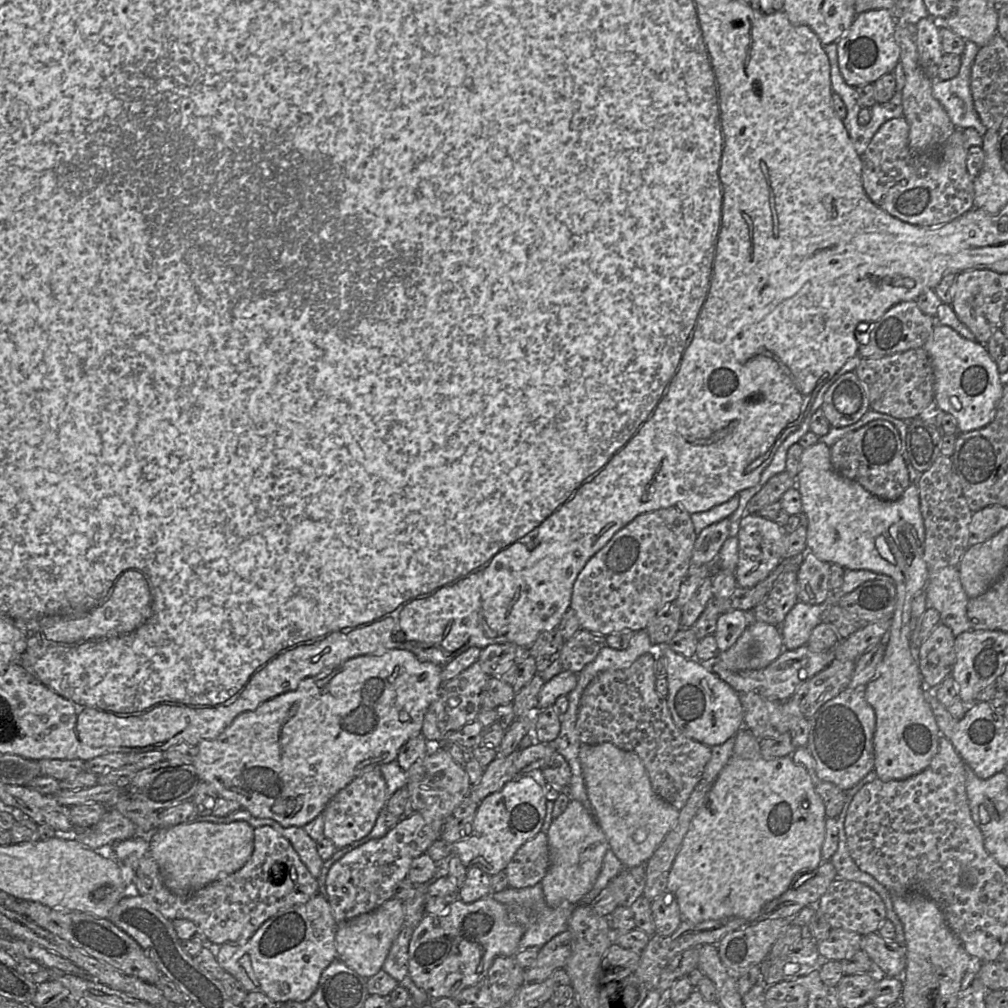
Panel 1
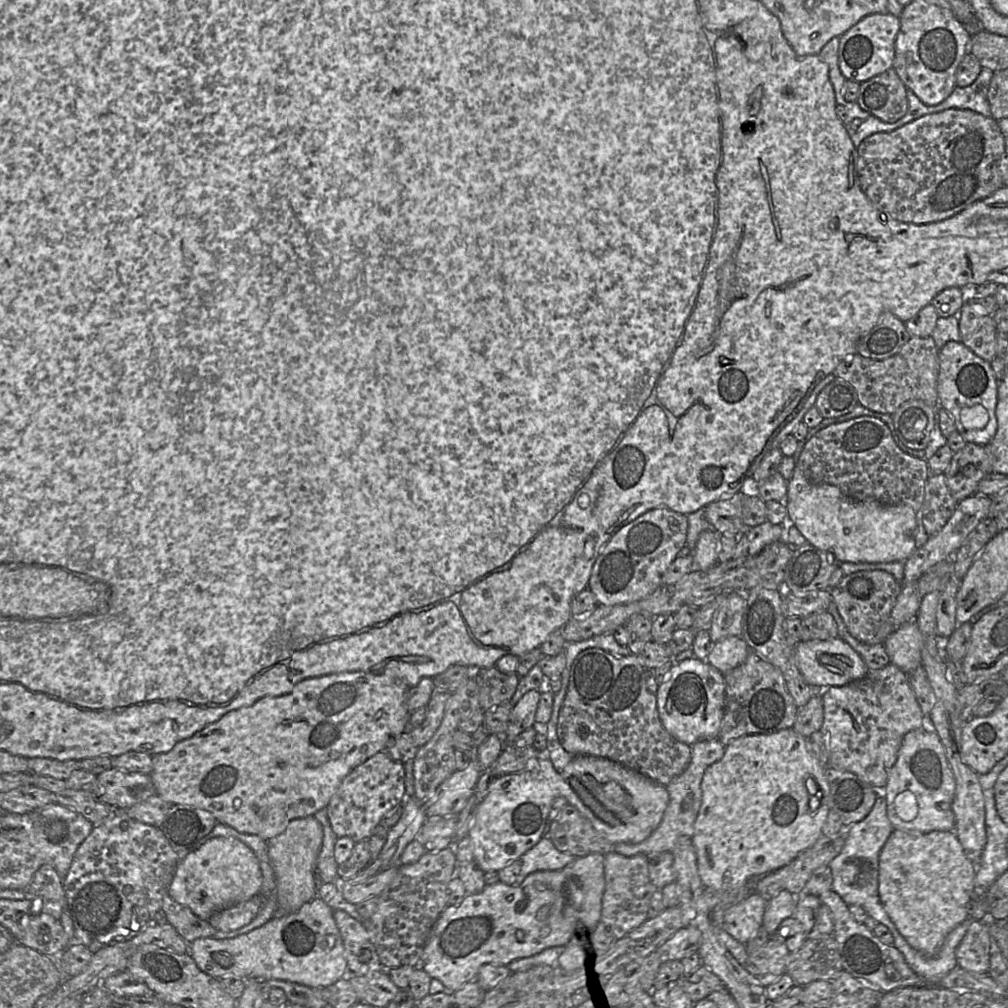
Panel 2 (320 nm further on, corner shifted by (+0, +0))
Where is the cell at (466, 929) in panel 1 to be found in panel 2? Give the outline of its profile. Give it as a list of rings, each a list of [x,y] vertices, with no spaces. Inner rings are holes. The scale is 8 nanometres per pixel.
[[[590,853],[582,857],[576,857],[571,863],[559,870],[536,871],[529,874],[519,885],[507,885],[500,881],[486,885],[483,890],[476,894],[467,894],[459,905],[447,905],[436,920],[431,934],[424,946],[421,965],[431,978],[438,979],[445,986],[445,991],[455,992],[467,982],[474,981],[479,968],[484,964],[505,965],[520,958],[526,958],[540,953],[546,948],[565,946],[573,937],[581,932],[592,932],[601,922],[602,899],[605,890],[605,854]]]

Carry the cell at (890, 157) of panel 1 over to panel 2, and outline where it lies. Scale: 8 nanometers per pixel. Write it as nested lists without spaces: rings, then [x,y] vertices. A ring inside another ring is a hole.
[[[950,108],[924,115],[892,131],[877,132],[865,138],[857,147],[857,177],[864,194],[884,215],[900,222],[927,224],[950,218],[974,202],[990,196],[1004,186],[999,173],[999,161],[1004,154],[1005,139],[997,120],[970,109]]]

